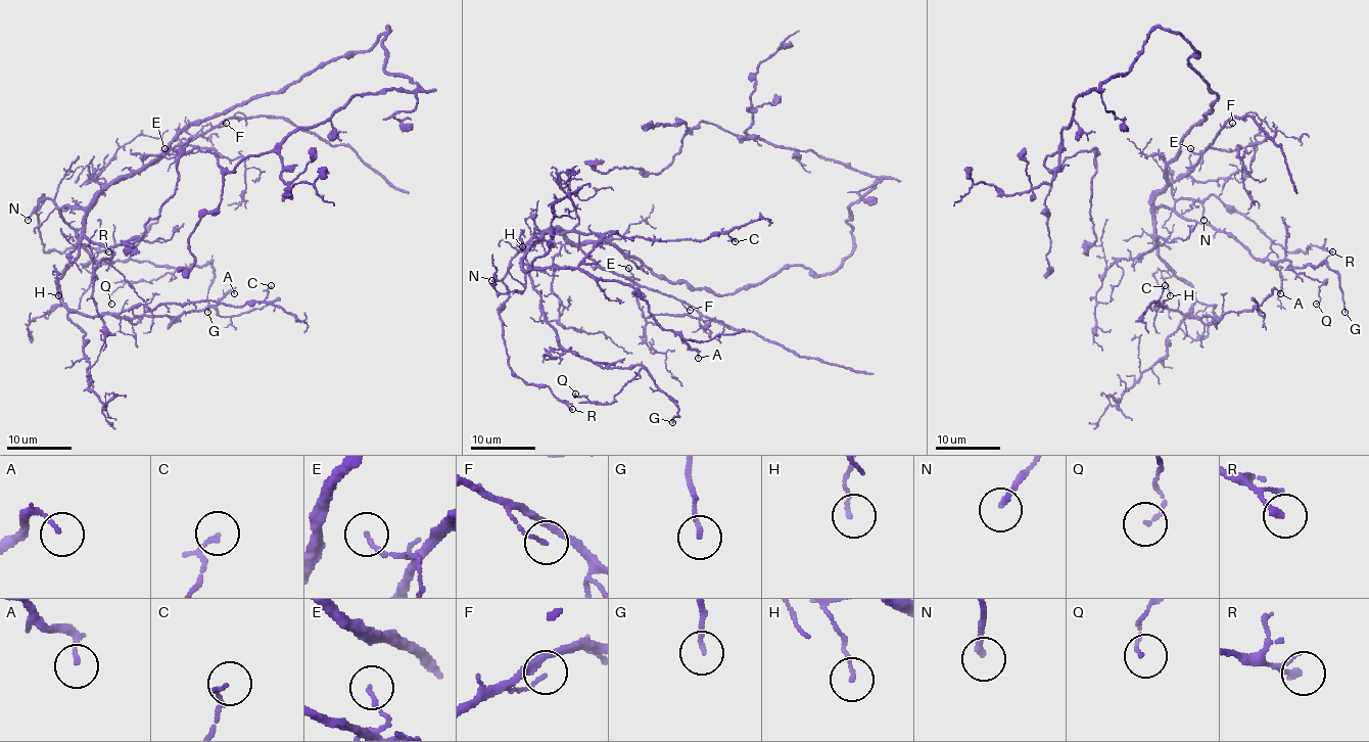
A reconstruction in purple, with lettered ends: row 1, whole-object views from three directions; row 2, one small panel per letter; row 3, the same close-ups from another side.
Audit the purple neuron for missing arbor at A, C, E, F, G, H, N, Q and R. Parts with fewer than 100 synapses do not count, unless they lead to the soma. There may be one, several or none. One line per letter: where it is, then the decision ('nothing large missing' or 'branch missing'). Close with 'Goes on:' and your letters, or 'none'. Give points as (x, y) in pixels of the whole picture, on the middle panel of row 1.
A: place (698, 358); nothing large missing
C: place (735, 241); nothing large missing
E: place (628, 268); nothing large missing
F: place (690, 310); nothing large missing
G: place (672, 422); nothing large missing
H: place (522, 246); nothing large missing
N: place (491, 280); nothing large missing
Q: place (575, 393); nothing large missing
R: place (572, 409); nothing large missing
Goes on: none

